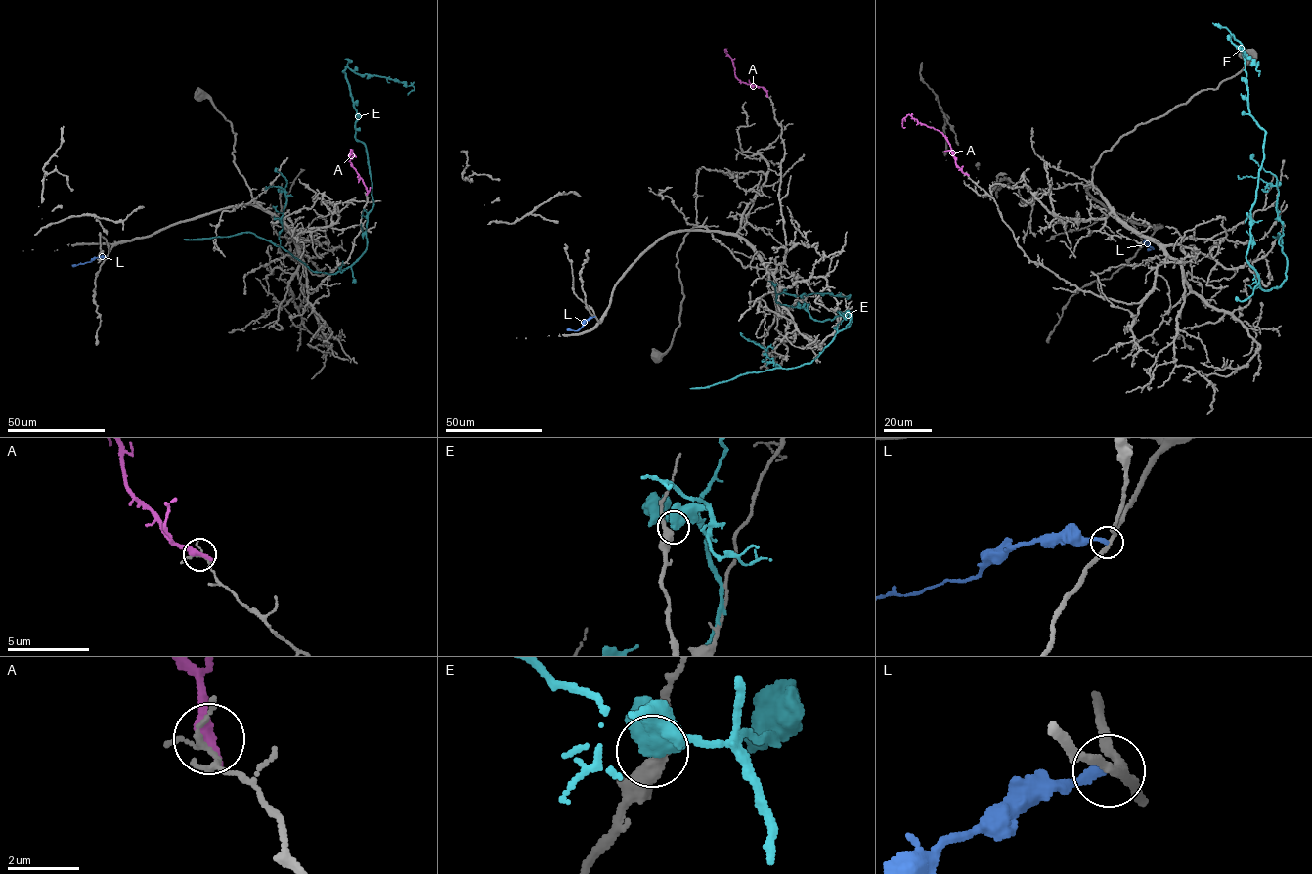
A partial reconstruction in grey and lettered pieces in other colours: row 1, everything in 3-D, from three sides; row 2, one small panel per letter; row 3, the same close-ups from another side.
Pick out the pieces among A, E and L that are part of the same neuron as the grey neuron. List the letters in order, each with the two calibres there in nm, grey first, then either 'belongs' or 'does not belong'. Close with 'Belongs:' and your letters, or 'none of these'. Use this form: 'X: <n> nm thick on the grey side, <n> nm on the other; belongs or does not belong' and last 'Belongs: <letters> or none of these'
A: 110 nm thick on the grey side, 400 nm on the other; does not belong
E: 400 nm thick on the grey side, 750 nm on the other; does not belong
L: 200 nm thick on the grey side, 280 nm on the other; does not belong
Belongs: none of these

